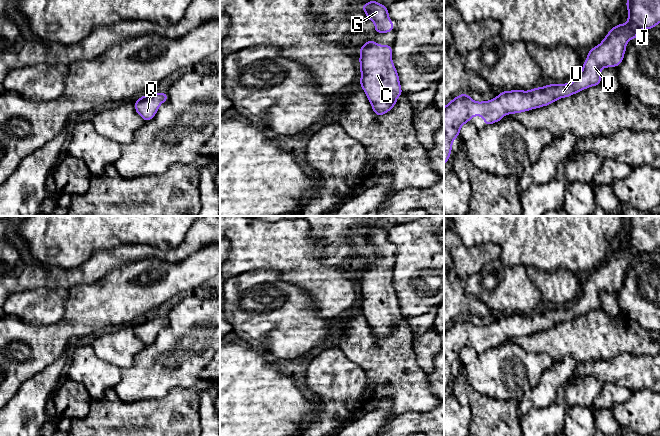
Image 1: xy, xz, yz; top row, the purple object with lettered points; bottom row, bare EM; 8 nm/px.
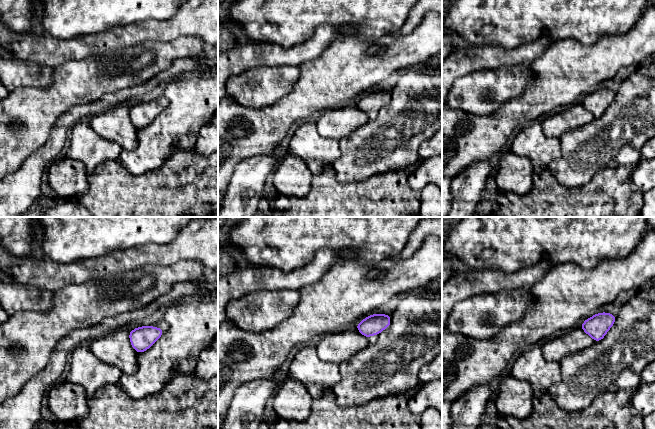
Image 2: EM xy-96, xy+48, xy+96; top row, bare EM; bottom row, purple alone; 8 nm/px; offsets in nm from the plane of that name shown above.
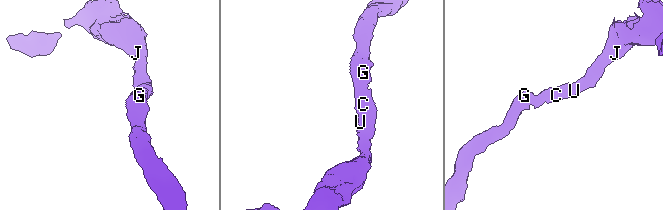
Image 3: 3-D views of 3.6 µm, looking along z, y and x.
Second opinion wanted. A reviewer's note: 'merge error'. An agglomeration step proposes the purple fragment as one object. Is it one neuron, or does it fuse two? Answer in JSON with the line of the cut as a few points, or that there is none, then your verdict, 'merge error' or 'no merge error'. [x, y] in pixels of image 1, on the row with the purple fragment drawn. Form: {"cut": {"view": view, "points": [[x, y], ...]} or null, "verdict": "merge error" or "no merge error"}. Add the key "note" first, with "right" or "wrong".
{"note": "wrong", "cut": null, "verdict": "no merge error"}

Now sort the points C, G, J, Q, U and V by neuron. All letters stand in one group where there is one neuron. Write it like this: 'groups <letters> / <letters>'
groups C G J Q U V

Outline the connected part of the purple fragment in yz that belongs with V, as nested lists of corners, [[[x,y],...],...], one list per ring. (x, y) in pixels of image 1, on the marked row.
[[[626,0],[628,8],[628,22],[614,26],[603,41],[589,50],[588,56],[583,63],[582,71],[577,75],[571,84],[545,85],[544,87],[535,87],[530,91],[512,90],[502,91],[497,97],[490,101],[476,102],[465,92],[456,96],[444,107],[444,165],[449,161],[452,152],[452,142],[460,134],[461,126],[464,123],[471,122],[472,116],[483,116],[484,126],[493,124],[504,119],[504,113],[511,115],[521,113],[535,108],[550,105],[560,98],[570,97],[591,86],[601,84],[601,69],[604,67],[617,67],[621,64],[626,51],[627,42],[630,39],[636,39],[640,30],[652,29],[660,23],[660,0]]]

